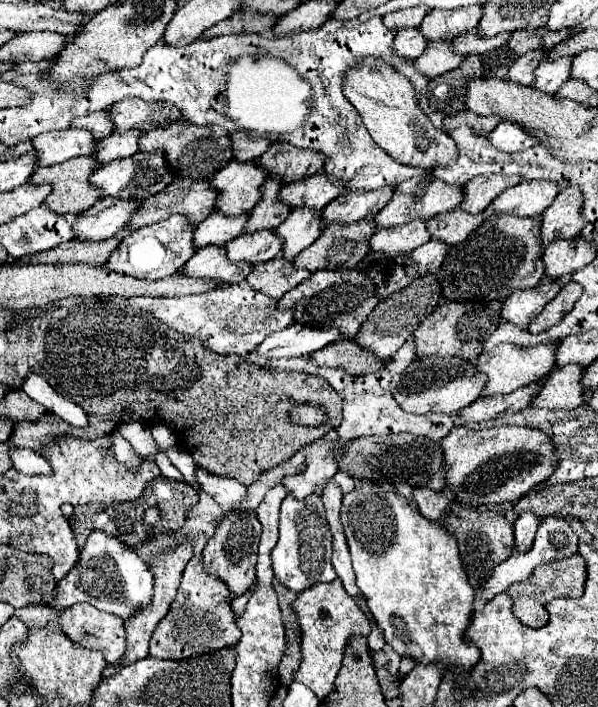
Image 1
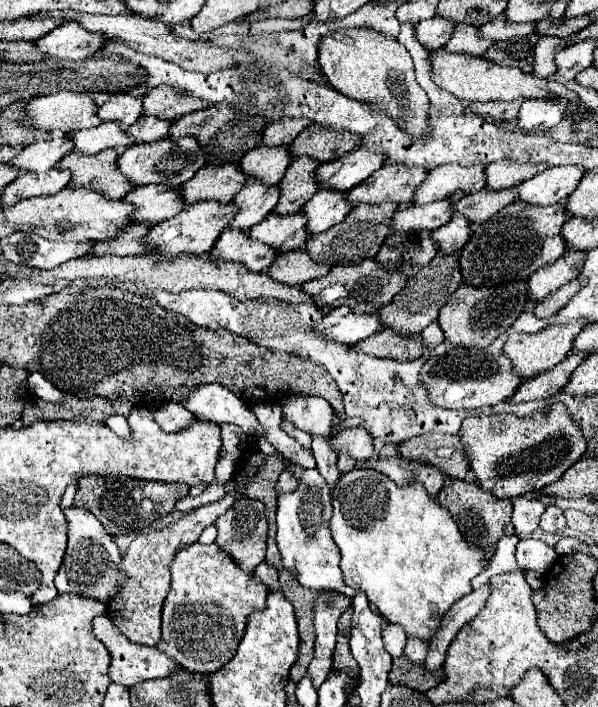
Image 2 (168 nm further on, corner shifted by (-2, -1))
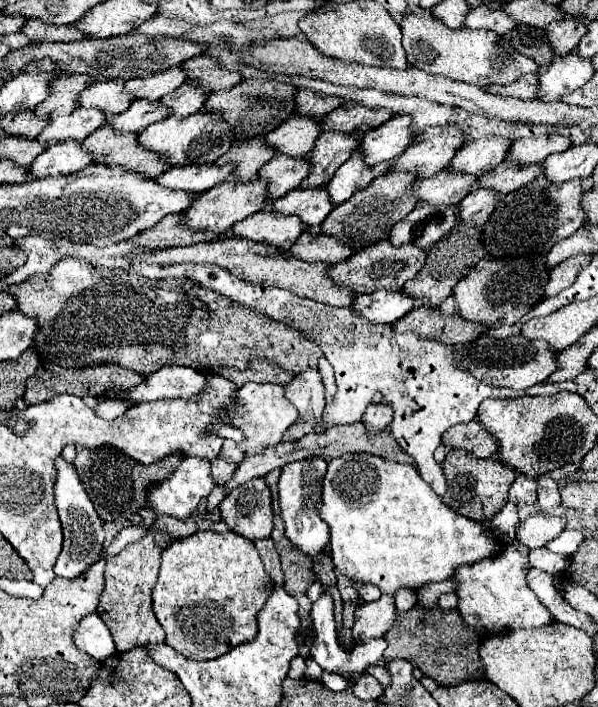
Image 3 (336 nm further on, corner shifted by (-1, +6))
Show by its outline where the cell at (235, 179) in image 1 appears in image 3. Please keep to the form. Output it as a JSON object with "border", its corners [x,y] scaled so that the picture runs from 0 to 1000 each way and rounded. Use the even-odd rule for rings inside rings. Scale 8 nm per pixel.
{"border":[[[493,163],[490,168],[480,168],[460,185],[453,185],[443,199],[446,205],[453,205],[453,211],[460,211],[460,216],[470,216],[477,222],[507,222],[517,219],[533,188],[537,182],[527,168]]]}

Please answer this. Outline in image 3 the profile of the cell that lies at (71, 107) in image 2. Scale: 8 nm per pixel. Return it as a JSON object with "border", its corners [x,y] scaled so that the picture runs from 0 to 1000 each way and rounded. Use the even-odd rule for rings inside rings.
{"border":[[[206,115],[156,117],[129,137],[129,151],[172,154],[176,163],[206,160],[219,149],[219,137],[206,132]]]}

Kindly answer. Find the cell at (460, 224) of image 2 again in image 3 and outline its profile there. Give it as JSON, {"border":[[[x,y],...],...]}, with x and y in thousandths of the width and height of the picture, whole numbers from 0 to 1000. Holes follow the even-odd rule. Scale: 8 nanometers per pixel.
{"border":[[[791,267],[771,287],[768,287],[768,315],[784,318],[811,318],[821,298],[831,290],[828,270],[818,267]]]}

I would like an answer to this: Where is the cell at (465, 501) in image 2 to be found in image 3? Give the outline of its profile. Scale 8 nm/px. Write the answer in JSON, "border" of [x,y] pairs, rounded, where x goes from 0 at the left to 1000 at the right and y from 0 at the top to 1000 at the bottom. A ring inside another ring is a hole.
{"border":[[[751,638],[741,652],[741,669],[747,678],[747,697],[741,703],[744,714],[801,740],[821,737],[848,714],[848,694],[861,680],[861,666],[848,663],[831,646],[794,649],[778,638]]]}

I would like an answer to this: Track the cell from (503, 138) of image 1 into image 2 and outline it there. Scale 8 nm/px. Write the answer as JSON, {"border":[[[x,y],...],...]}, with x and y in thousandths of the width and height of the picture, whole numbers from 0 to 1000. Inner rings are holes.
{"border":[[[883,139],[870,153],[866,173],[876,184],[916,184],[950,158],[946,139]]]}

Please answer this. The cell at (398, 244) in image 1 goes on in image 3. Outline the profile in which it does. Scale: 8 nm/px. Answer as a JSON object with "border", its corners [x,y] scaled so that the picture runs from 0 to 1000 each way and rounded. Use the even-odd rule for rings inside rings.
{"border":[[[734,242],[717,253],[697,256],[691,273],[704,290],[764,290],[788,267],[794,267],[798,250],[774,245],[744,245]]]}

